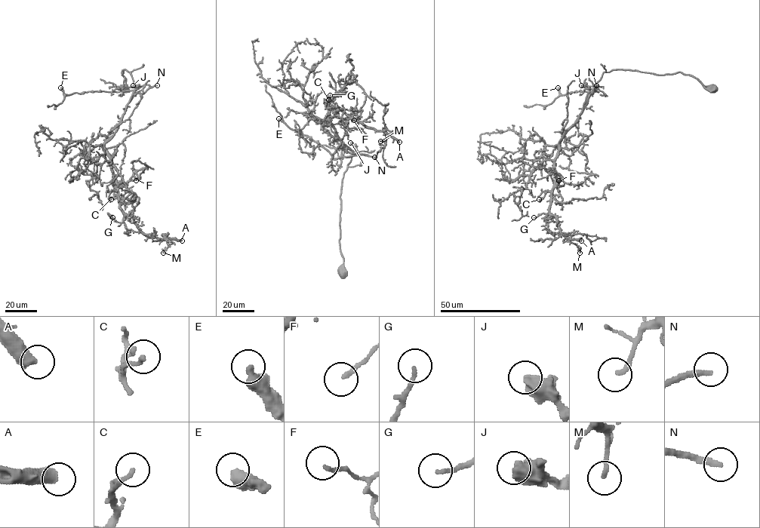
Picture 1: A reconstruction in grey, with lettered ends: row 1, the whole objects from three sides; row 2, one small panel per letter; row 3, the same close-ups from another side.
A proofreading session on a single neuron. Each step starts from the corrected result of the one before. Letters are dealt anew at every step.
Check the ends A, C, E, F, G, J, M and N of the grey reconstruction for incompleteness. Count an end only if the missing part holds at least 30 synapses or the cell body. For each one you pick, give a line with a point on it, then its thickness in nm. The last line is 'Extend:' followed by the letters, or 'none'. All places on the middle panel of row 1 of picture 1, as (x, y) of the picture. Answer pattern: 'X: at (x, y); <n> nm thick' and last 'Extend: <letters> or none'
A: at (399, 142); 480 nm thick
M: at (380, 141); 200 nm thick
N: at (374, 157); 240 nm thick
Extend: A, M, N

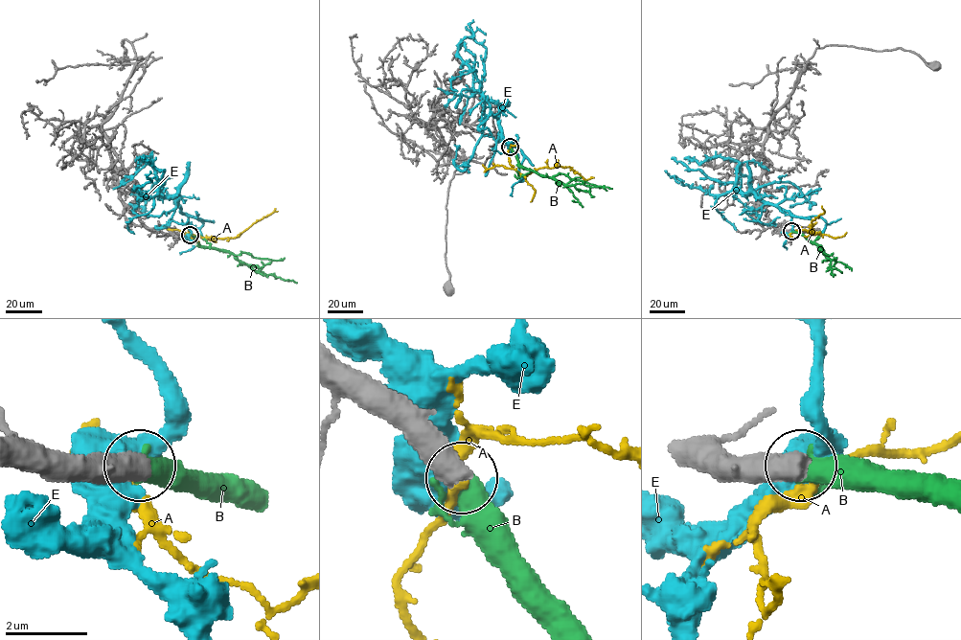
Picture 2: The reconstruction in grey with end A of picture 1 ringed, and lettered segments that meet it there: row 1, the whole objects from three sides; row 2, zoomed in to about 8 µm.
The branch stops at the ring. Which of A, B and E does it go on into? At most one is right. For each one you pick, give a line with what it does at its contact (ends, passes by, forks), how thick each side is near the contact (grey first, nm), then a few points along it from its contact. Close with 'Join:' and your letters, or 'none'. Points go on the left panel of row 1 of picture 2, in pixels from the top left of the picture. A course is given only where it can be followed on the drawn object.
B: it passes by; calibres 600 and 400 nm; course (189, 235), (200, 245), (231, 252), (260, 273), (297, 283)
Join: B

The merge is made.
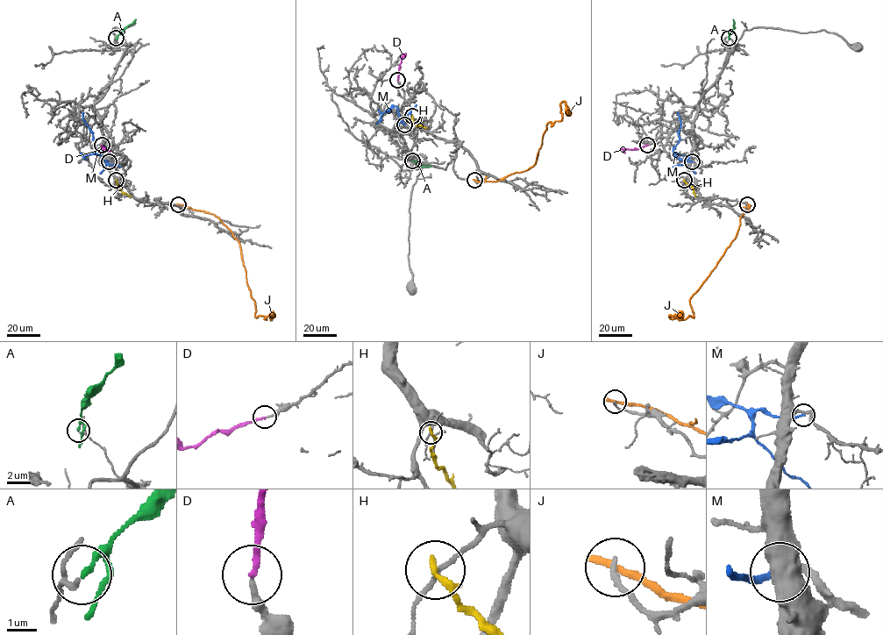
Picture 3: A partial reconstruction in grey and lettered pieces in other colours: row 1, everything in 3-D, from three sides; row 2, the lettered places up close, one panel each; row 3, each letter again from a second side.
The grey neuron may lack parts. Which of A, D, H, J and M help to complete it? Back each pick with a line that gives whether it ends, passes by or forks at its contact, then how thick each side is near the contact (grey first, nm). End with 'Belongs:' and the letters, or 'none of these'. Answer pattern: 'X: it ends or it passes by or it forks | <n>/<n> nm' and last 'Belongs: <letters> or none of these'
D: it ends | 200/200 nm
Belongs: D

